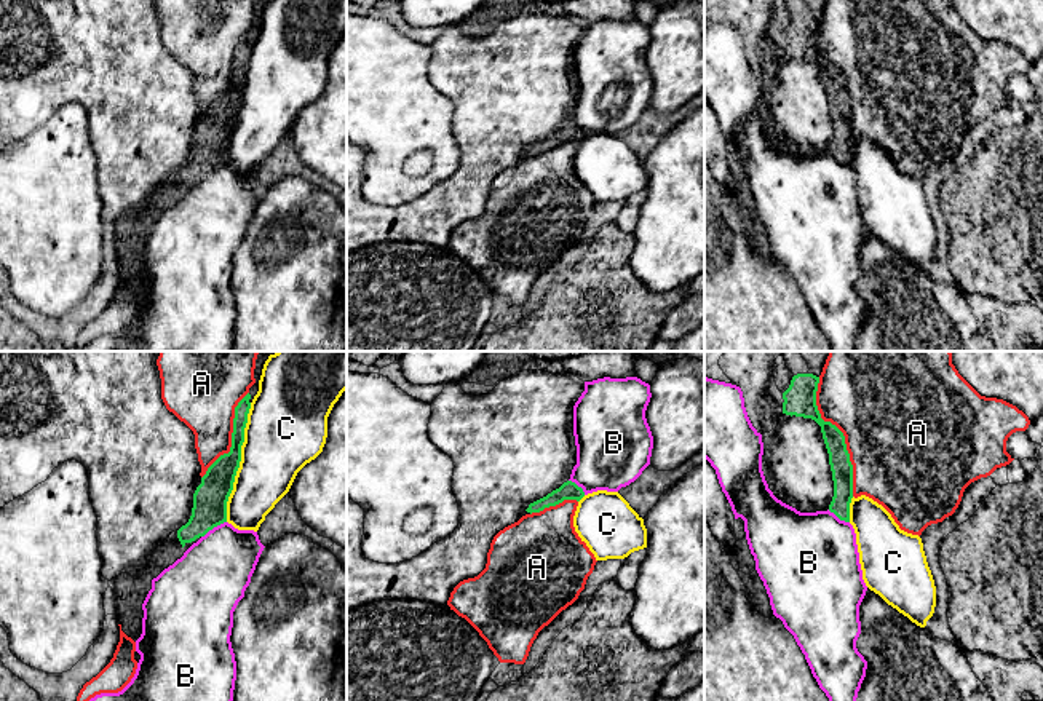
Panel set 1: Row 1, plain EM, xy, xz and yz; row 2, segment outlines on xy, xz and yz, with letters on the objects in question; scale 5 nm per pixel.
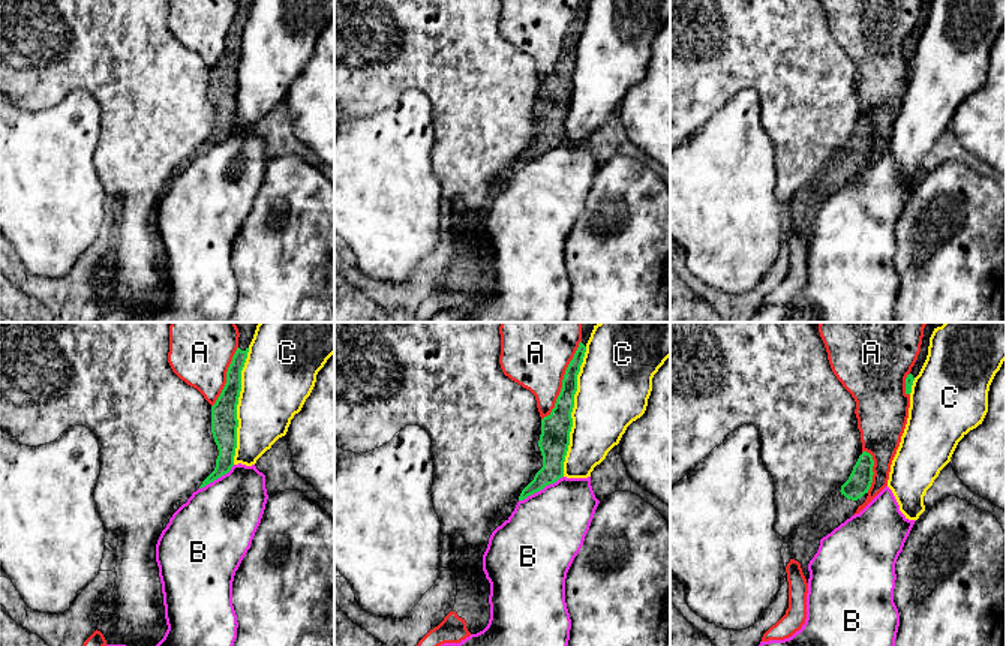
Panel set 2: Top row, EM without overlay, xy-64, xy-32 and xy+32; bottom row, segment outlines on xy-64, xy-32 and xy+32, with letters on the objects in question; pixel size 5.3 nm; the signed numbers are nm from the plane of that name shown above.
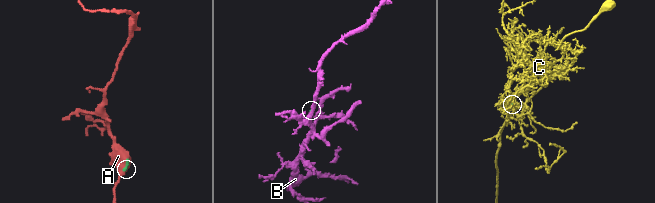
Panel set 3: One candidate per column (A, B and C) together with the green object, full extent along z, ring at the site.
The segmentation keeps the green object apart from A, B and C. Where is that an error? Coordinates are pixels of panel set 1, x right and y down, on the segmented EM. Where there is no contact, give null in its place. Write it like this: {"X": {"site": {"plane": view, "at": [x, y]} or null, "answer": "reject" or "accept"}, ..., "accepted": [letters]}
{"A": {"site": {"plane": "yz", "at": [842, 435]}, "answer": "reject"}, "B": {"site": {"plane": "xy", "at": [213, 527]}, "answer": "reject"}, "C": {"site": {"plane": "xy", "at": [240, 460]}, "answer": "reject"}, "accepted": []}

